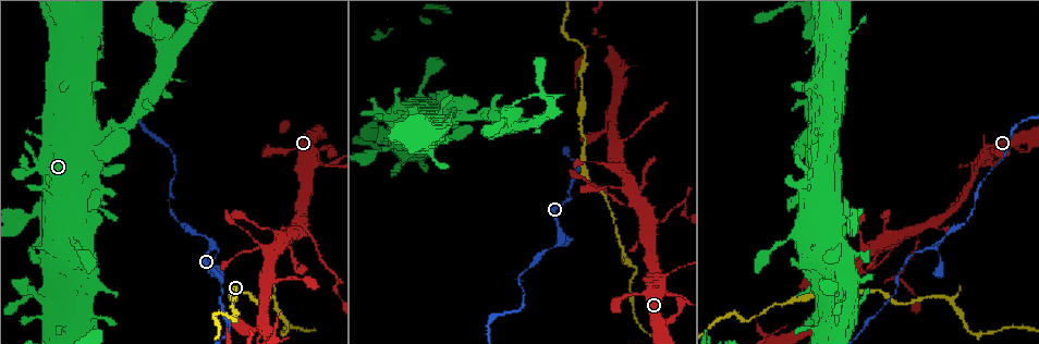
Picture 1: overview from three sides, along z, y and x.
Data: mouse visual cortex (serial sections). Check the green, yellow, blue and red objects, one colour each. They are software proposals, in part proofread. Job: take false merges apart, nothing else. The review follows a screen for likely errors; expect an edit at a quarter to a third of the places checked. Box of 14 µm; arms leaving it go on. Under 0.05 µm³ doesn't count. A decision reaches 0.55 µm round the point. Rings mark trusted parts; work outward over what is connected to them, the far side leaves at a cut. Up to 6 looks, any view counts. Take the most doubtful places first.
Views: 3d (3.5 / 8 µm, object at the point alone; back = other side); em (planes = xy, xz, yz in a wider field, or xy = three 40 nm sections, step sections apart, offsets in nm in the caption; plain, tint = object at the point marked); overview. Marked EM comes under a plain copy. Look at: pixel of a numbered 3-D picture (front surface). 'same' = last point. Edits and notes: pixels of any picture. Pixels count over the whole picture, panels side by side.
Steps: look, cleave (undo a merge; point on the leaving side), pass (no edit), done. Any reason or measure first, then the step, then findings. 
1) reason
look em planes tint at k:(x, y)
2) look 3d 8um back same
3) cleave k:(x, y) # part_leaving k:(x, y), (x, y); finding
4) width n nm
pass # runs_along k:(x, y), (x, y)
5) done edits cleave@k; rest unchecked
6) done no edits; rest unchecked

three-way junction
look 3d 3.5um at 1:(300, 225)

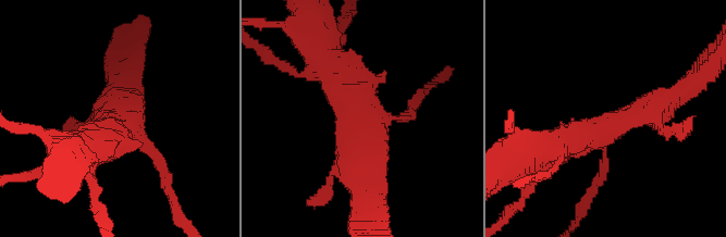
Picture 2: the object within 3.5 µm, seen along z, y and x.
arms 3; arm_widths 150, 400, 450 nm; shape alone is not enough
look em xy step 1 tint at 2:(360, 127)

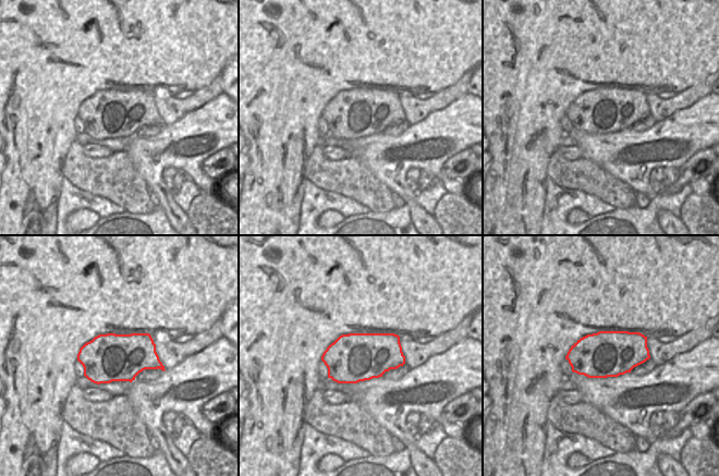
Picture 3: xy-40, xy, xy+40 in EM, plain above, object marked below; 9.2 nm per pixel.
look em planes tint same

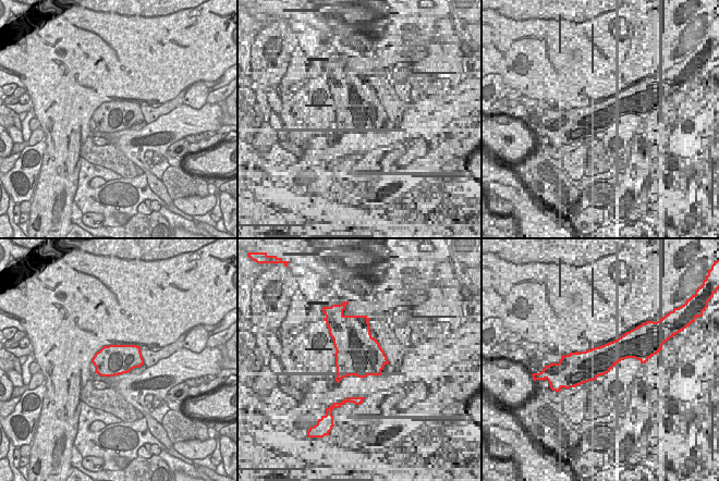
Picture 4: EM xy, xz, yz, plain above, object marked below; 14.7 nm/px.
pass # runs_along 2:(678, 94), (598, 134), (555, 144); continuous, no second cell

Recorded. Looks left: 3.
a fork
look 3d 8um at 1:(212, 244)

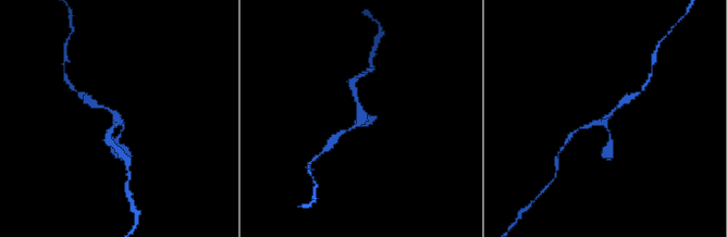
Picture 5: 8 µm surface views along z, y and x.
zoom in
look 3d 3.5um at 5:(602, 120)

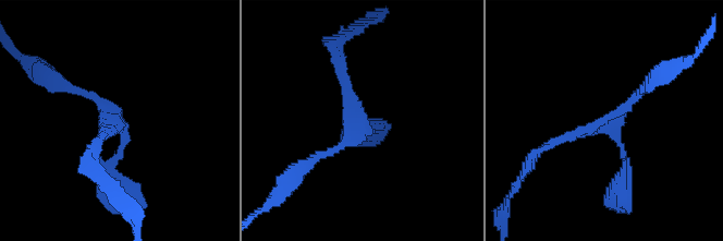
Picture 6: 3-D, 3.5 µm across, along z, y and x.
arms 3; arm_widths 150, 150, 150 nm; need the tissue
look em xy step 1 tint at 6:(361, 123)

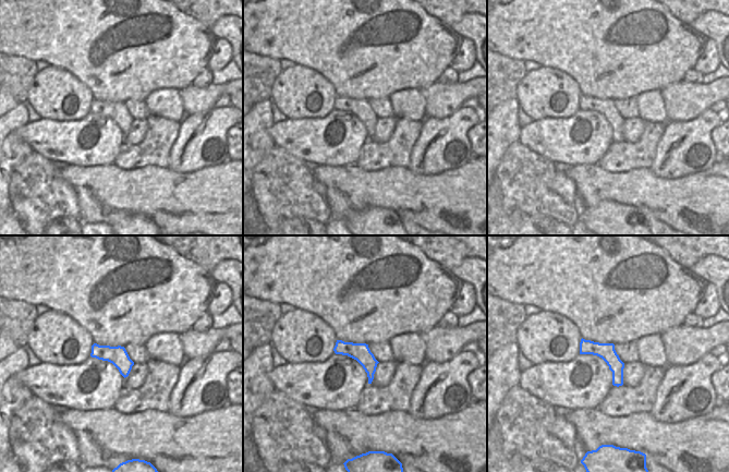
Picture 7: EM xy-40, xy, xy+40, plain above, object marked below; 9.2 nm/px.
pass # runs_along 7:(583, 342), (617, 366), (619, 383); continuous, no second cell

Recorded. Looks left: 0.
done no edits; rest unchecked

